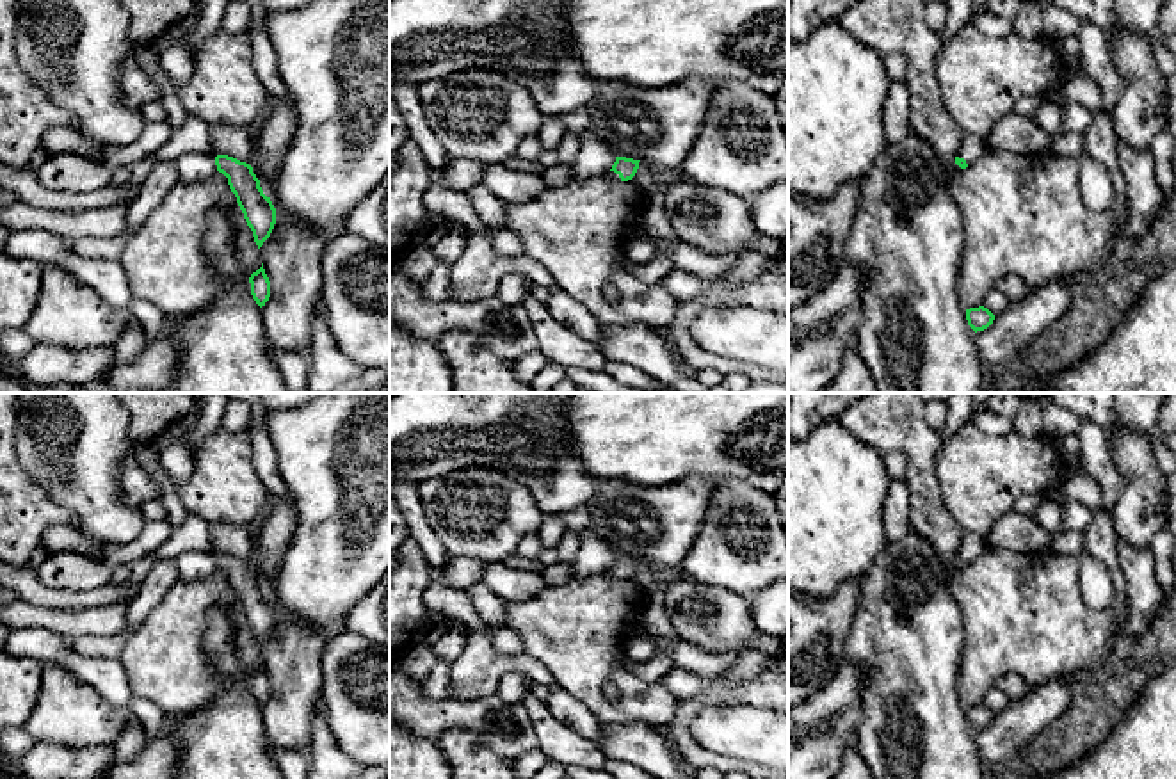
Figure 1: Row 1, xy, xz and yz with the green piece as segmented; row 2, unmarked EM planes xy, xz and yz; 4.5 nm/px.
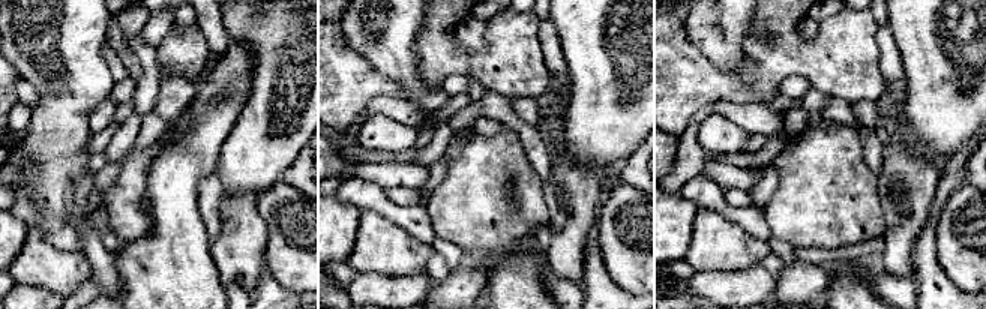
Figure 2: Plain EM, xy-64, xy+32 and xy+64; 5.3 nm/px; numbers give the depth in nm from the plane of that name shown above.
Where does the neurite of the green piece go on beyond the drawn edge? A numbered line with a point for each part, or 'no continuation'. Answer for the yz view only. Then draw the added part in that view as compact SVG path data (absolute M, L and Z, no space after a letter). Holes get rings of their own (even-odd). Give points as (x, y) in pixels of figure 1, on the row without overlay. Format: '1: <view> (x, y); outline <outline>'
1: yz (972, 545); outline M964 532L957 555L964 557L966 562L970 564L982 553L984 548L986 548L986 537L984 535L975 534L975 532Z

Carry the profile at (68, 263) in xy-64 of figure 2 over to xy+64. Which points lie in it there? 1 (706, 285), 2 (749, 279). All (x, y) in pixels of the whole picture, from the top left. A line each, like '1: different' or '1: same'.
1: different
2: different

